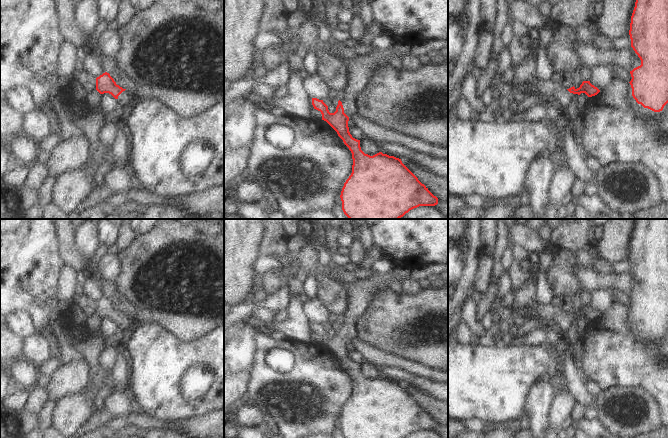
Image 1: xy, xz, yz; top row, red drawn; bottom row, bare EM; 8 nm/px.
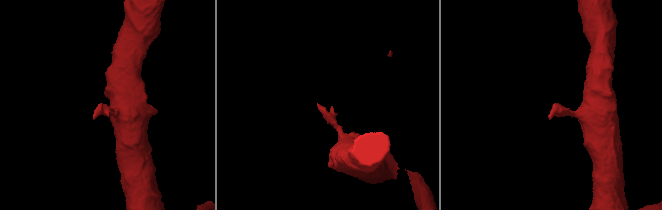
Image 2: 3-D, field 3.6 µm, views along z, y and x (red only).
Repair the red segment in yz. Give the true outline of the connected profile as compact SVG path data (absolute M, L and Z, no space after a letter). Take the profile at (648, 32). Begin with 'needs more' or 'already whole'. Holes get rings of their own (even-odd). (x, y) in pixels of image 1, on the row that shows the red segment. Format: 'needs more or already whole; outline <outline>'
already whole; outline M636 0L629 35L641 60L641 65L630 71L632 96L644 108L660 112L668 103L668 0Z

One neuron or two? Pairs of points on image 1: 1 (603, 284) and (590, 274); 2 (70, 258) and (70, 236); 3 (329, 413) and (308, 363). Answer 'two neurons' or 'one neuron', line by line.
1: one neuron
2: one neuron
3: one neuron

